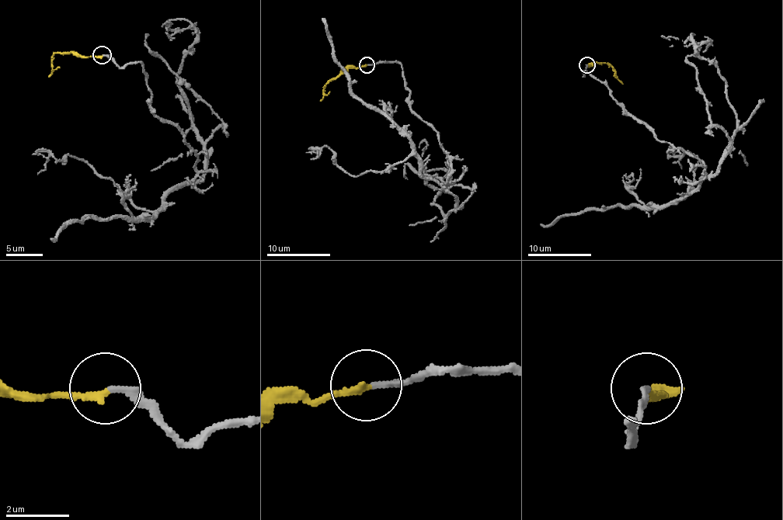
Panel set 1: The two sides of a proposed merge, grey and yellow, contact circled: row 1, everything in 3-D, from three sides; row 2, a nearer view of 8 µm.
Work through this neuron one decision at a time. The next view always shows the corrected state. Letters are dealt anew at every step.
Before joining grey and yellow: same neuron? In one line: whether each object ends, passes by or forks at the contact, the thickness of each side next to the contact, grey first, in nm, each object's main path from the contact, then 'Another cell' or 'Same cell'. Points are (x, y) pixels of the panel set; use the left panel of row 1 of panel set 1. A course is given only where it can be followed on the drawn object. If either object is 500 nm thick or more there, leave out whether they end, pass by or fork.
At the ring grey ends. At the ring yellow ends. Thickness 190 nm (grey) against 200 nm. Course of grey: (102, 54), (141, 64), (196, 182), (178, 72), (194, 27), (168, 34). Course of yellow: (102, 54), (77, 56), (55, 53), (48, 76). Same cell

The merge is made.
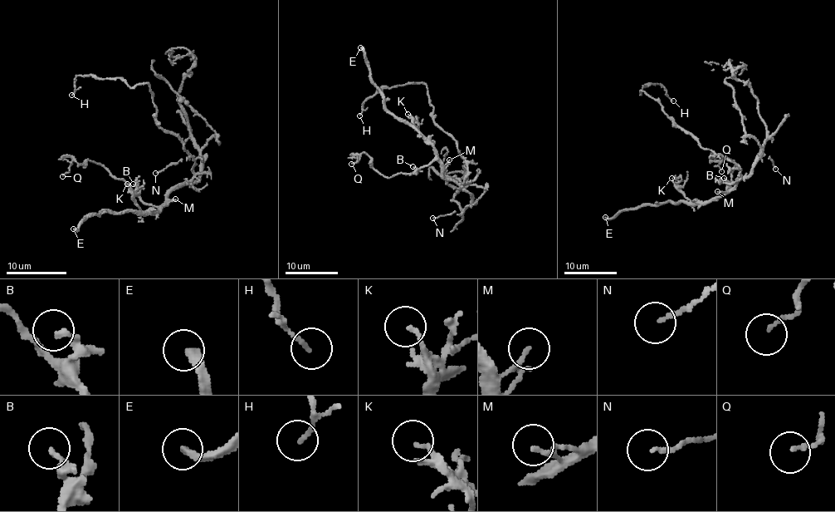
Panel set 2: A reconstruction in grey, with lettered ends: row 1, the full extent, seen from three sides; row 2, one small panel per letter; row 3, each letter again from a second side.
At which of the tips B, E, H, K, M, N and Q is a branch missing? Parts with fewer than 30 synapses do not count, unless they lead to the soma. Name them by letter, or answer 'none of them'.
E

